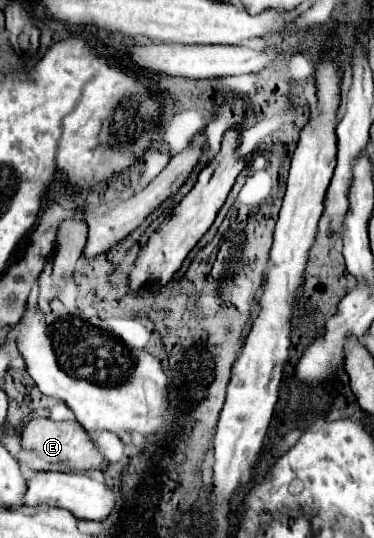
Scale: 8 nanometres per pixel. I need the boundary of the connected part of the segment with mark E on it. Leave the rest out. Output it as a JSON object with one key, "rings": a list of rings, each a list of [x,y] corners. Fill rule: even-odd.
{"rings":[[[34,418],[26,422],[20,430],[20,460],[38,472],[84,472],[84,470],[104,470],[106,458],[94,448],[92,440],[86,436],[78,422],[54,422],[48,418]]]}

